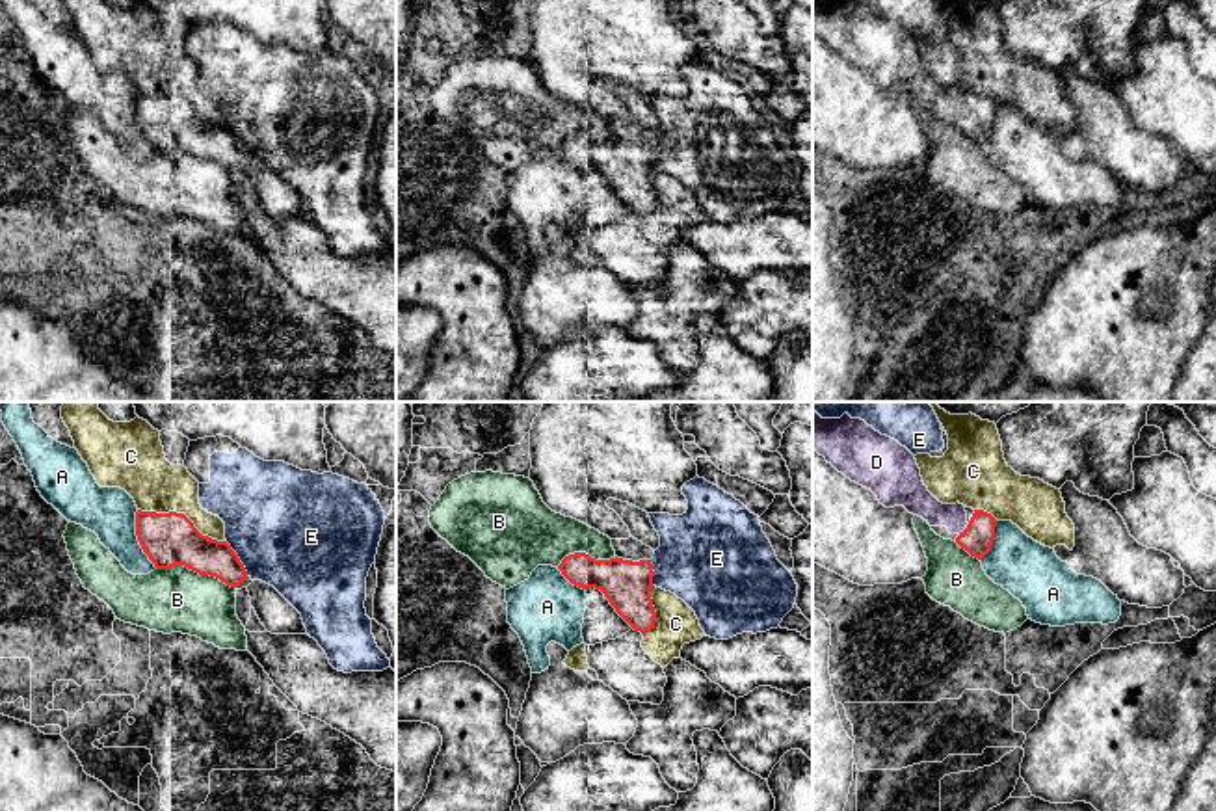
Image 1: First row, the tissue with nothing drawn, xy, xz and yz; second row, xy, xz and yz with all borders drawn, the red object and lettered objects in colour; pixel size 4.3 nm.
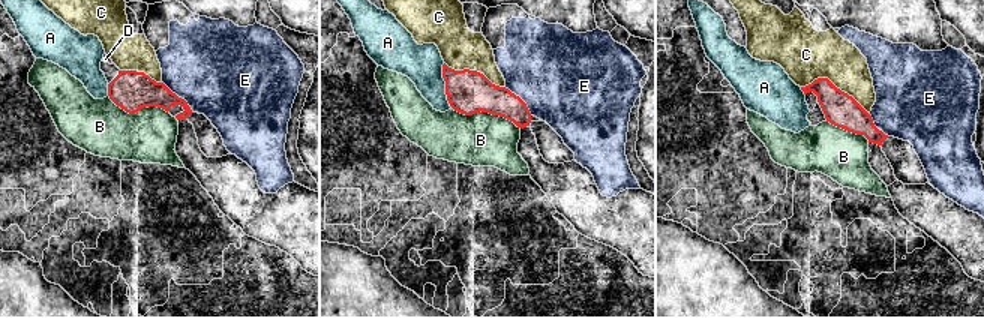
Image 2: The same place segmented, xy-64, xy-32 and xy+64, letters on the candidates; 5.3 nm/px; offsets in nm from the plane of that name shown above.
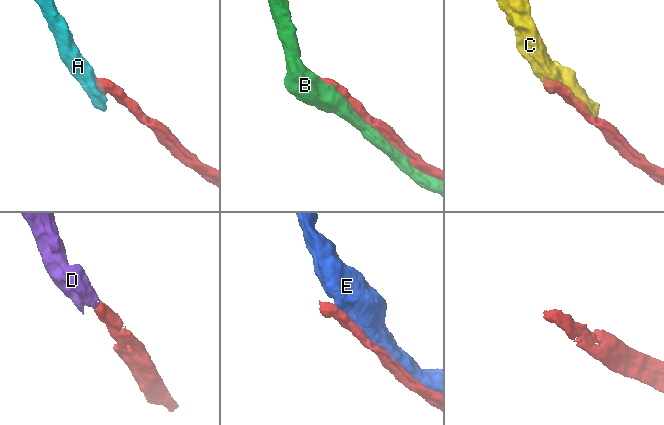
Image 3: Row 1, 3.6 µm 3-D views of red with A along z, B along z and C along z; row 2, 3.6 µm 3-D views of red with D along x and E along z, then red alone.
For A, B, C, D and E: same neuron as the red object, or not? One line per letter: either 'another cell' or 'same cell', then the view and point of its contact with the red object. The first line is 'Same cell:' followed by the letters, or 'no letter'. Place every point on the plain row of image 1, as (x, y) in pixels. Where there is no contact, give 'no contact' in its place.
Same cell: D
A: another cell | xy (138, 123)
B: another cell | xy (196, 155)
C: another cell | xy (183, 97)
D: same cell | yz (965, 112)
E: another cell | xy (238, 142)

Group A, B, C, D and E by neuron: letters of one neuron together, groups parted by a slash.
A / B / C / D / E

